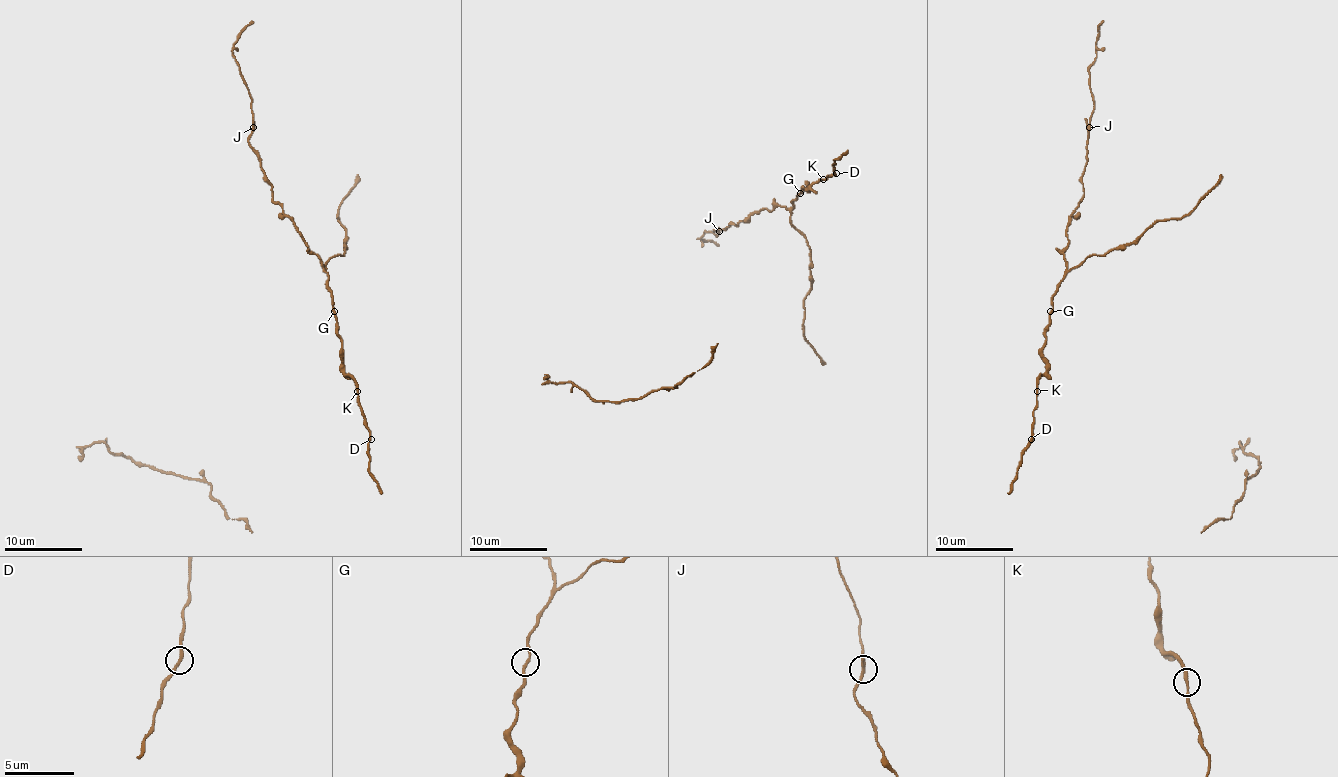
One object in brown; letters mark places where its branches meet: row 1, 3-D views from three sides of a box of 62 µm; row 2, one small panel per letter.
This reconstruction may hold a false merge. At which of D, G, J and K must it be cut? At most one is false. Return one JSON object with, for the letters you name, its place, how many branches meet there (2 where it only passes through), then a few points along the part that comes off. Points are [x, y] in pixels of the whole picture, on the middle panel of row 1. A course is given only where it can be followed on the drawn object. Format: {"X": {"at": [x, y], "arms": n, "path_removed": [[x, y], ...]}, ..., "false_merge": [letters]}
{"J": {"at": [719, 231], "arms": 2, "path_removed": [[718, 231], [716, 235], [705, 231], [699, 239], [718, 245]]}, "false_merge": ["J"]}

